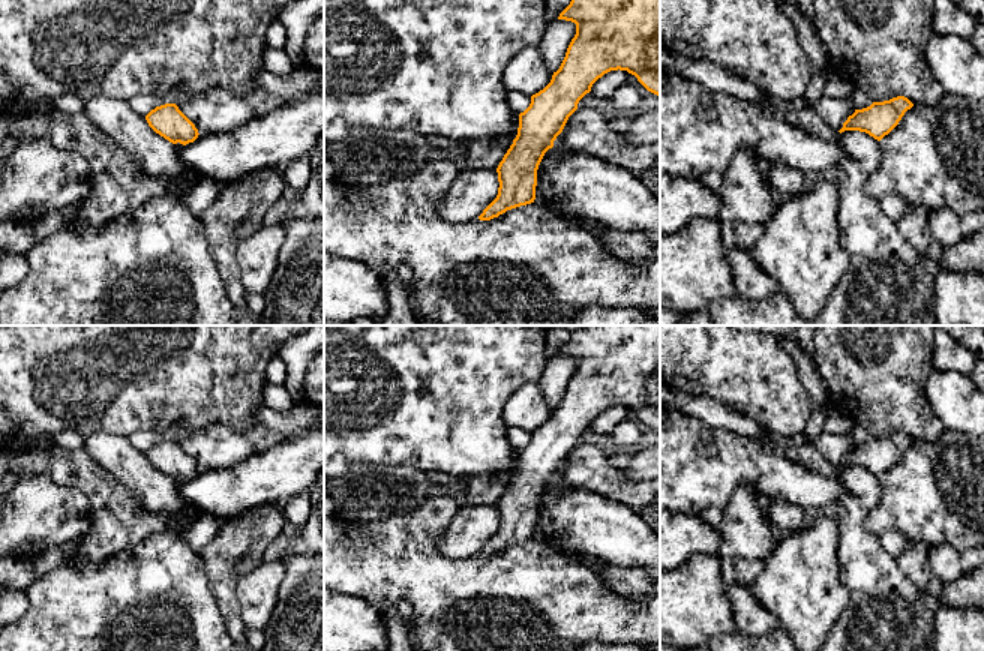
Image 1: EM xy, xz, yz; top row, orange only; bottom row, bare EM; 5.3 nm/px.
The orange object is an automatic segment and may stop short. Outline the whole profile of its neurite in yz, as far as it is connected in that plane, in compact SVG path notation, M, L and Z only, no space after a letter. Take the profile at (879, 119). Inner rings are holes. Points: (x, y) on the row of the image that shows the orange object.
M904 96L873 102L867 108L855 110L838 132L860 130L880 141L898 124L904 112L912 106L914 104Z

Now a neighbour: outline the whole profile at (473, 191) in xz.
M460 168L438 206L438 214L446 222L478 219L483 210L496 198L498 188L496 171Z

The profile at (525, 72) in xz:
M534 45L522 50L507 63L502 82L507 92L520 92L532 96L550 82L552 75L544 64L540 50Z

